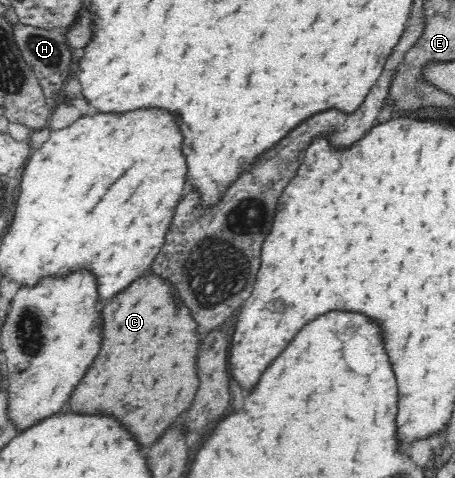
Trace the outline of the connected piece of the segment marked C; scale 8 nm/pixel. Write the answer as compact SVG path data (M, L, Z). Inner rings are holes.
M147 277L131 285L127 293L119 293L111 305L105 305L101 329L101 355L95 357L91 369L73 391L73 397L69 399L69 411L81 415L107 415L119 421L133 435L133 441L139 447L149 449L193 403L195 391L199 387L199 379L195 377L195 351L199 349L195 323L191 321L187 309L177 305L171 287L165 281ZM129 347L151 347L151 355L123 355L129 353Z

